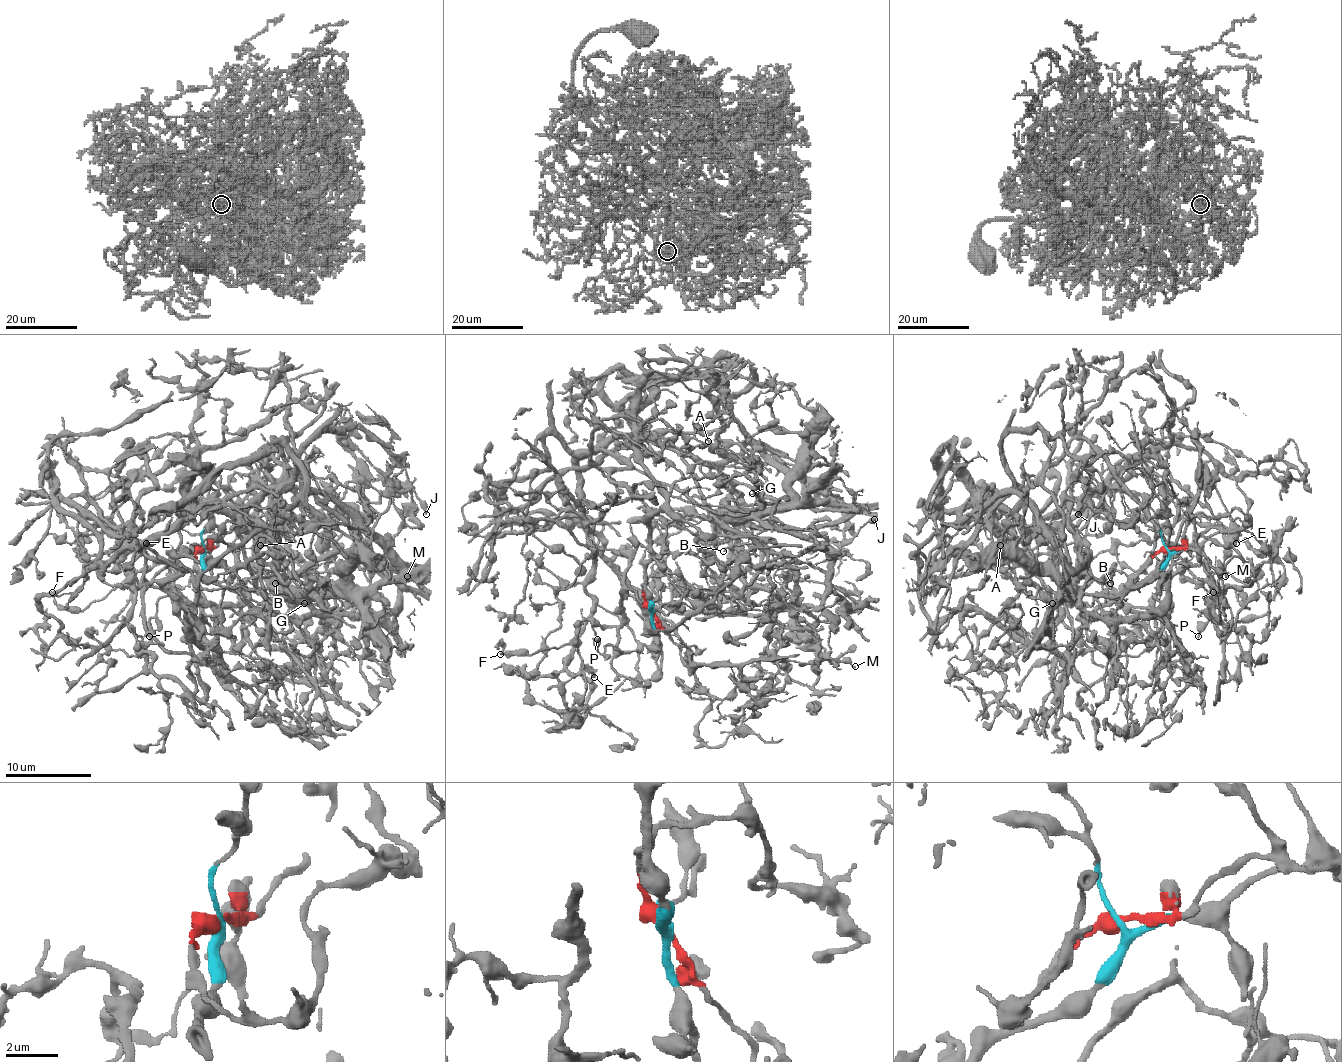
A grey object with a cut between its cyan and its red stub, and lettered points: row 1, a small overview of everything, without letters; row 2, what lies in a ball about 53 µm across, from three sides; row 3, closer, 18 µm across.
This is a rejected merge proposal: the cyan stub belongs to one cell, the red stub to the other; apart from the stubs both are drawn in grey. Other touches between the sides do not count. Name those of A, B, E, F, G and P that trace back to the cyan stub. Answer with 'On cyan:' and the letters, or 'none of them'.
On cyan: A, B, G

